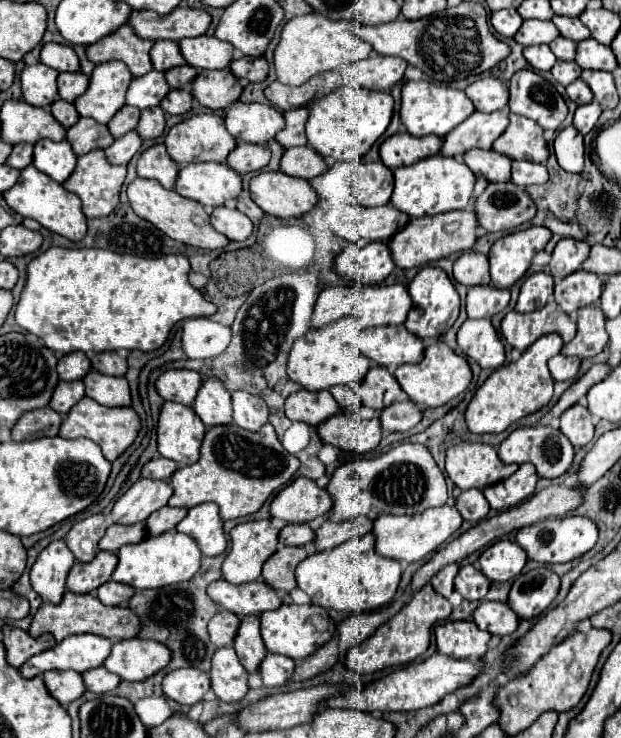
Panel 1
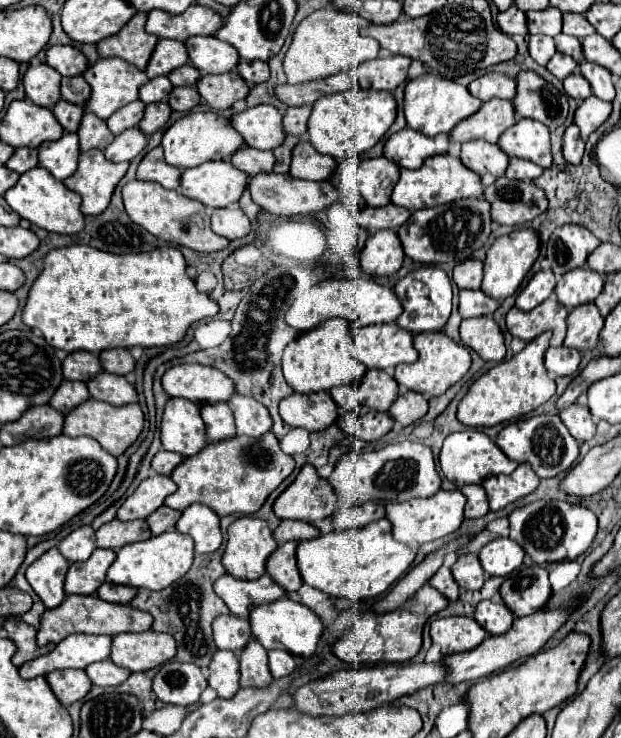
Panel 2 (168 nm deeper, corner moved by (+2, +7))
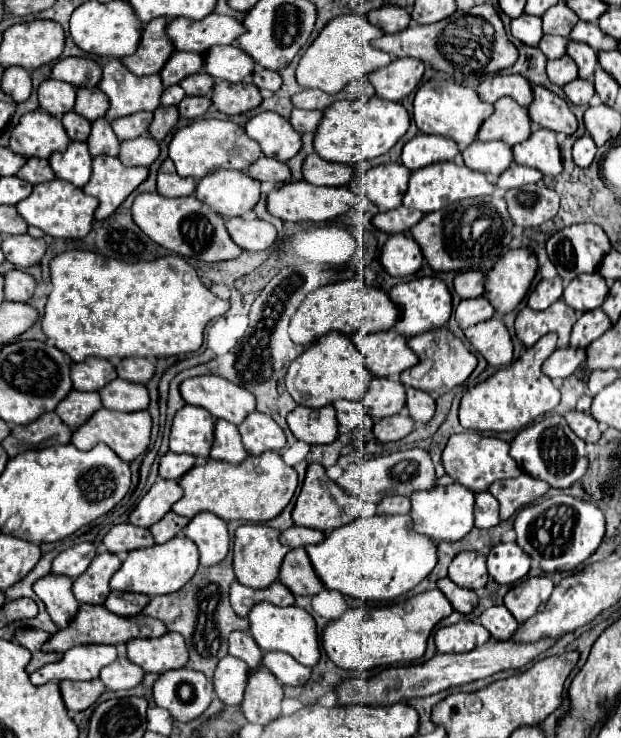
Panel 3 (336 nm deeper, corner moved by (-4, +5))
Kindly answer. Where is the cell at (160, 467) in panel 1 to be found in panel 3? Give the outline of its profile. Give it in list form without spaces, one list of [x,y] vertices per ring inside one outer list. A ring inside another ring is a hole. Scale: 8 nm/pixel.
[[[168,451],[160,459],[160,477],[178,481],[186,471],[190,471],[194,467],[194,463],[196,463],[196,459],[192,455],[178,455],[178,453]]]

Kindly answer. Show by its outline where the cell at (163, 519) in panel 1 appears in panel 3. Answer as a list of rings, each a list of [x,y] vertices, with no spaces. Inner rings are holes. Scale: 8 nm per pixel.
[[[168,511],[158,523],[154,523],[150,527],[150,531],[152,531],[156,543],[166,543],[172,537],[176,537],[186,525],[188,525],[188,519],[186,517],[180,517],[174,511]]]

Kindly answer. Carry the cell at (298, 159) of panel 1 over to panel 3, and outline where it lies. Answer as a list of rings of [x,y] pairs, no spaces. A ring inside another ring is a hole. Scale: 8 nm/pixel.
[[[316,153],[306,157],[306,161],[302,165],[302,173],[304,173],[304,179],[312,185],[340,187],[340,185],[348,185],[348,181],[352,179],[352,167],[350,165],[326,161],[326,159],[318,157]]]

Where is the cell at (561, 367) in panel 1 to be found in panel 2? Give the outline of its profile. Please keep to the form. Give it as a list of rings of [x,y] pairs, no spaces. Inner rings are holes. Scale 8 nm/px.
[[[550,347],[544,355],[544,365],[552,377],[574,375],[580,365],[580,353],[568,347]]]

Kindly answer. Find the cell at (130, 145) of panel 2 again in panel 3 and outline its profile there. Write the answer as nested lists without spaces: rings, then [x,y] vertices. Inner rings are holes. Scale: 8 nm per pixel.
[[[140,135],[130,141],[120,143],[118,159],[126,165],[144,165],[148,167],[158,157],[158,141],[154,141],[150,135]]]

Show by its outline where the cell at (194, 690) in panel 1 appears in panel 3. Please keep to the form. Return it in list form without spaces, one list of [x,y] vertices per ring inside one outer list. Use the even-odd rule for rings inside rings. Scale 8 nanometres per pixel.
[[[172,669],[154,683],[154,701],[172,713],[176,721],[196,719],[212,701],[212,681],[194,669]]]

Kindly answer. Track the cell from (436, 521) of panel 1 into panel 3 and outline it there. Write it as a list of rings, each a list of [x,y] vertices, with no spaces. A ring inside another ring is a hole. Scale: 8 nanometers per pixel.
[[[452,483],[450,487],[438,485],[434,491],[416,491],[410,495],[410,503],[414,531],[434,541],[460,541],[474,527],[474,493],[466,491],[466,487],[458,483]]]

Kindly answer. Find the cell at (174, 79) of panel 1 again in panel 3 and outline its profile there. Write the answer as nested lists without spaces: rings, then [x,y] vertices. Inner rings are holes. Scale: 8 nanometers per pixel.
[[[200,71],[200,73],[194,73],[186,79],[182,79],[180,87],[186,91],[186,95],[210,95],[210,91],[214,87],[214,79],[210,75],[206,75],[204,71]]]

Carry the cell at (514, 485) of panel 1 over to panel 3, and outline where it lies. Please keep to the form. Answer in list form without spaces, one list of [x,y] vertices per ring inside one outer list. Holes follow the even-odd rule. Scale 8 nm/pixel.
[[[522,473],[516,479],[500,479],[494,481],[488,491],[498,499],[500,503],[500,519],[510,519],[518,509],[530,505],[538,497],[542,497],[550,485],[542,479],[534,479],[532,475]]]

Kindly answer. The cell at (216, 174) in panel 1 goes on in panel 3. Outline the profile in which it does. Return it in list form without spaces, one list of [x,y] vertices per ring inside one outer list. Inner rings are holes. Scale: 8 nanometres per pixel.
[[[216,169],[198,181],[194,195],[224,219],[238,217],[258,203],[260,181],[242,171]]]

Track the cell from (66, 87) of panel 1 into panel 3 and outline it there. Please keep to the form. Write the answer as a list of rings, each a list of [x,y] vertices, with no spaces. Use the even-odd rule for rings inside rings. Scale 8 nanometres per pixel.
[[[82,87],[82,89],[76,91],[74,111],[78,115],[86,117],[88,121],[94,121],[94,119],[106,115],[106,111],[108,111],[108,99],[106,99],[106,95],[98,87],[92,87],[92,89]]]

